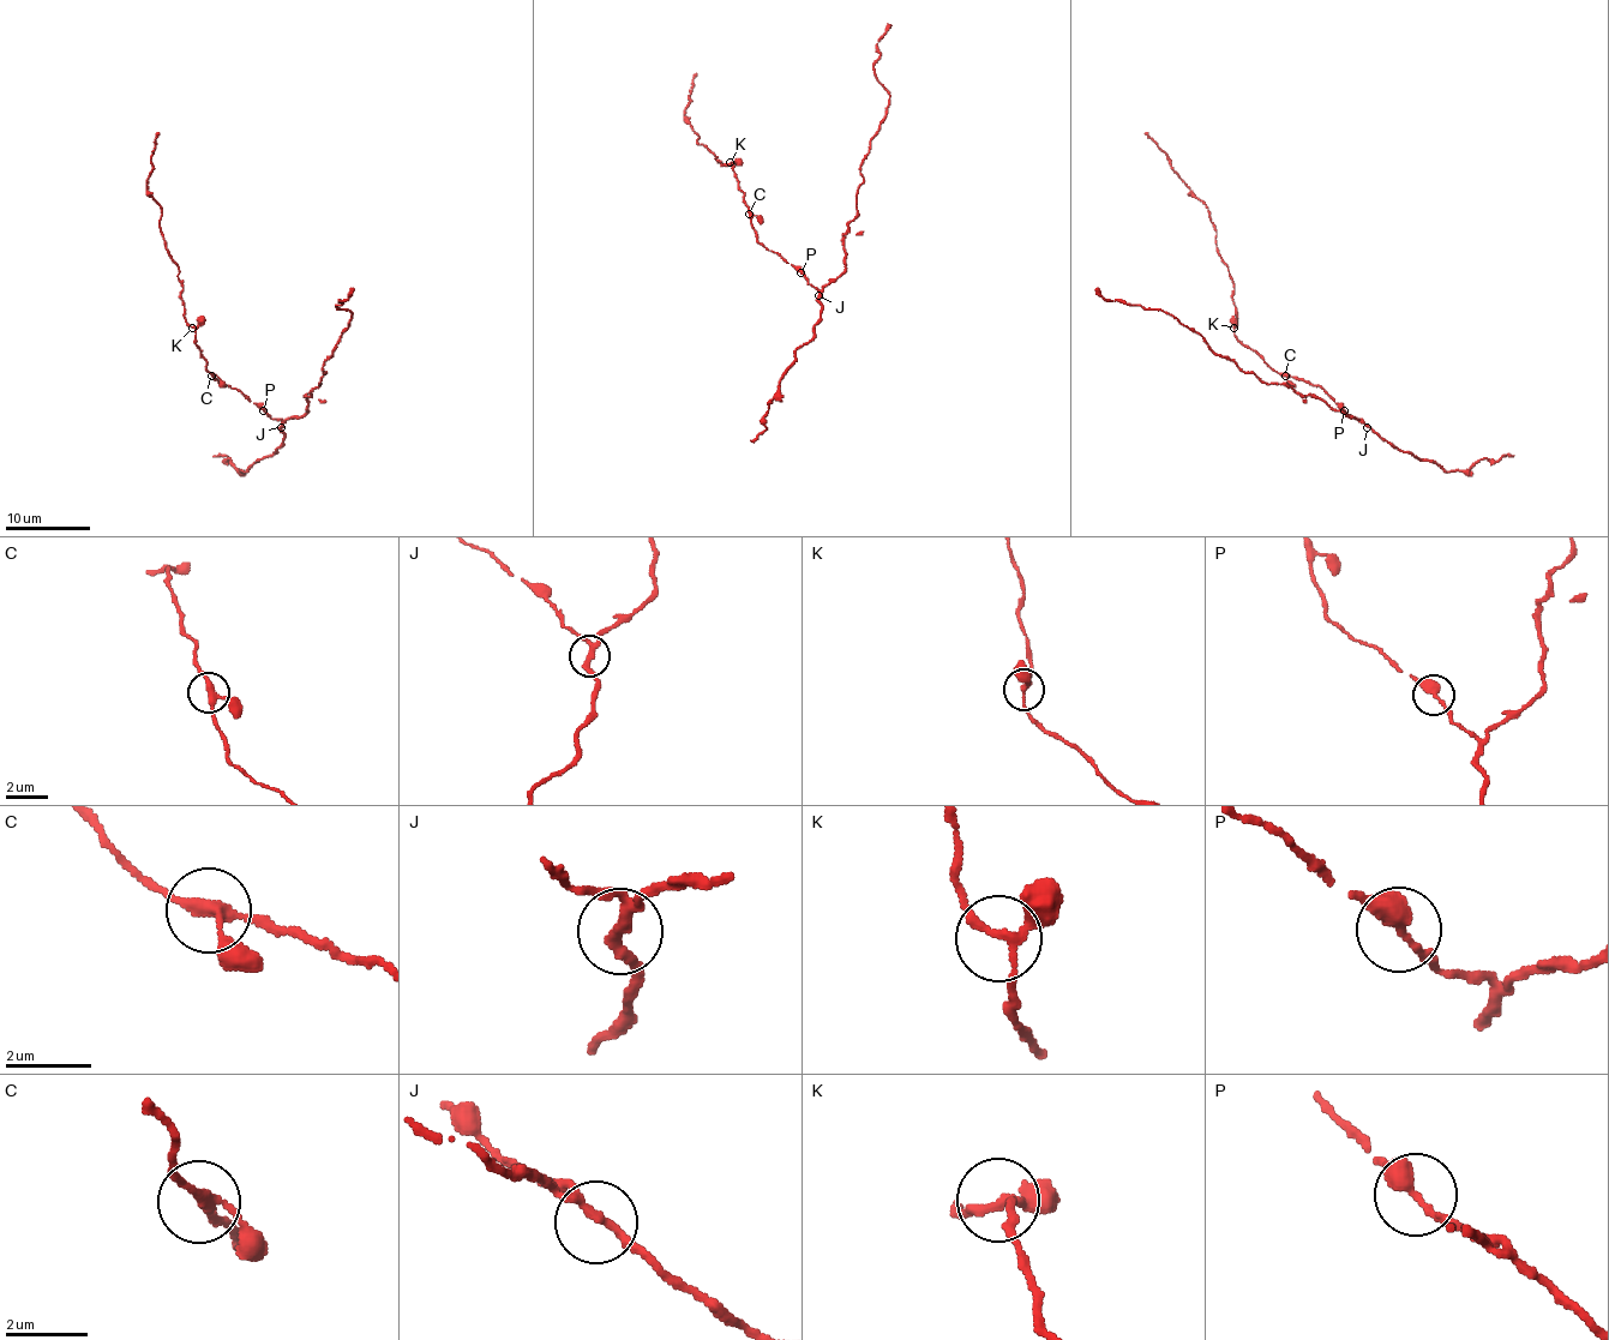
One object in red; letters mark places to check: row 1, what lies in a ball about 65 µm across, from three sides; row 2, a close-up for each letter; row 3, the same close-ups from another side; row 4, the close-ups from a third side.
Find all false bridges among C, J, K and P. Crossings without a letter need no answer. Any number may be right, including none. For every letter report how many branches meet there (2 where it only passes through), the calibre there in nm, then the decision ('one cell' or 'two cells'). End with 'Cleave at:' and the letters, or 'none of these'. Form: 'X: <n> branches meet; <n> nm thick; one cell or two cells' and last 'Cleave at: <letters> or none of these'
C: 3 branches meet; 240 nm thick; one cell
J: 3 branches meet; 200 nm thick; one cell
K: 3 branches meet; 180 nm thick; one cell
P: 2 branches meet; 380 nm thick; one cell
Cleave at: none of these

